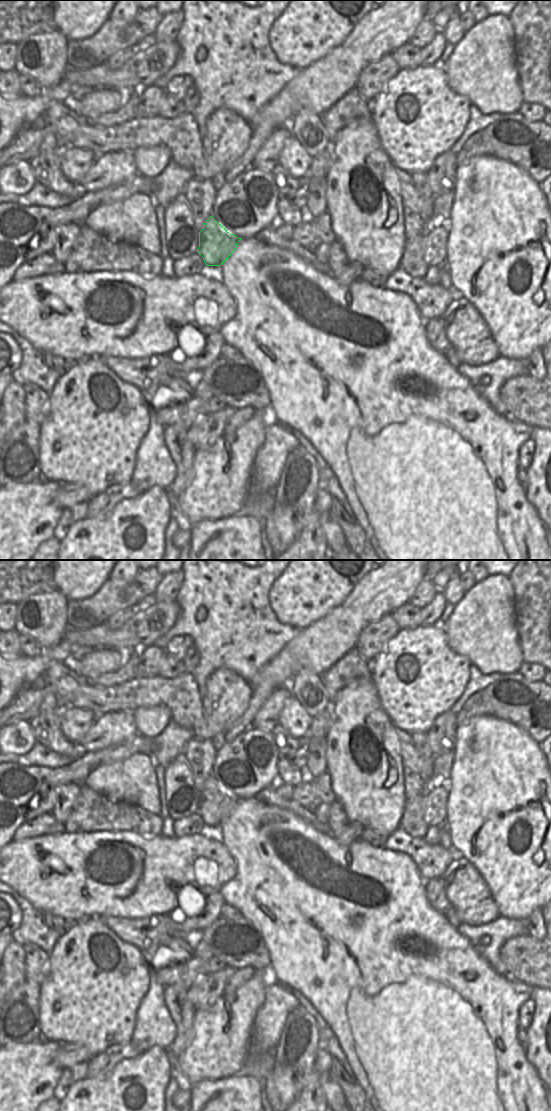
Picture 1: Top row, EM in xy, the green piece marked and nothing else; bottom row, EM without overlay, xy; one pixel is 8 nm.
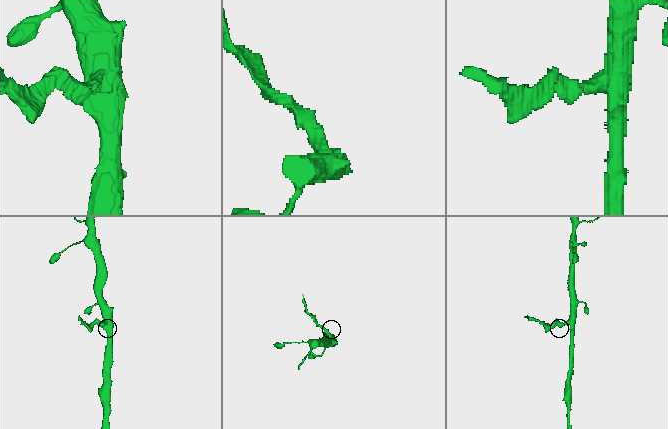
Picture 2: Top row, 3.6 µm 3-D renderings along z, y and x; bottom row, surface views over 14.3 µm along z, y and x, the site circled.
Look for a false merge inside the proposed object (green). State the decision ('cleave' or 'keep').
cleave

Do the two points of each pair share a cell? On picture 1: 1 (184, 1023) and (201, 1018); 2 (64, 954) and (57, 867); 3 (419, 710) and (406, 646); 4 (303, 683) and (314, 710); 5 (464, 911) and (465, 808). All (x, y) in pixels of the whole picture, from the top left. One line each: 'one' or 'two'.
1: two
2: two
3: one
4: one
5: two

